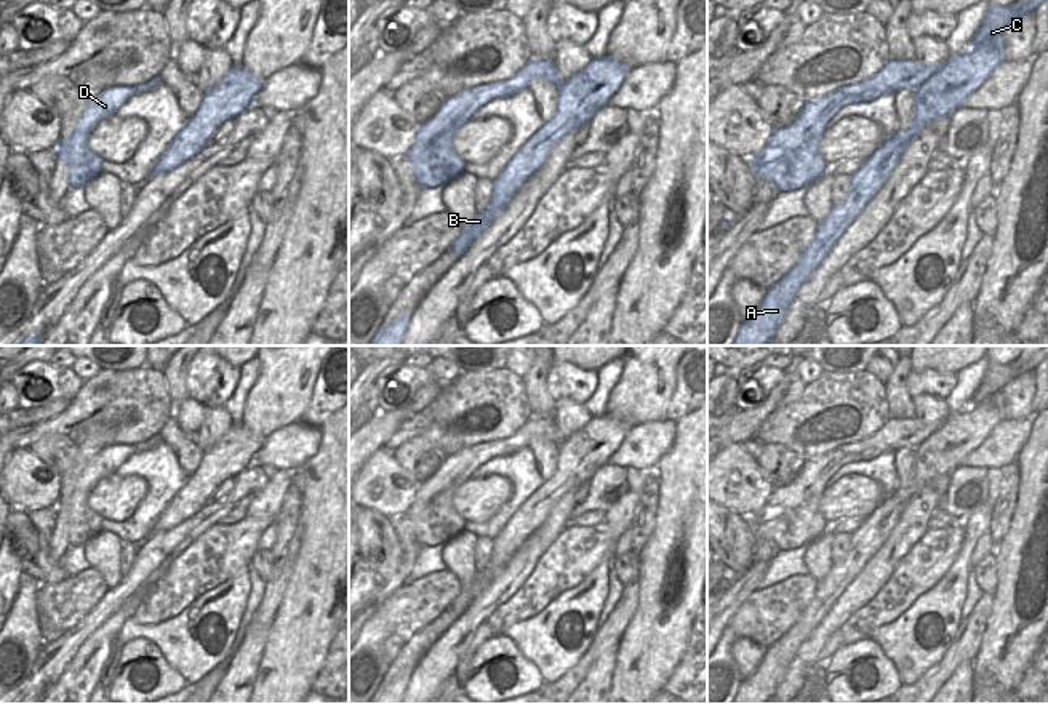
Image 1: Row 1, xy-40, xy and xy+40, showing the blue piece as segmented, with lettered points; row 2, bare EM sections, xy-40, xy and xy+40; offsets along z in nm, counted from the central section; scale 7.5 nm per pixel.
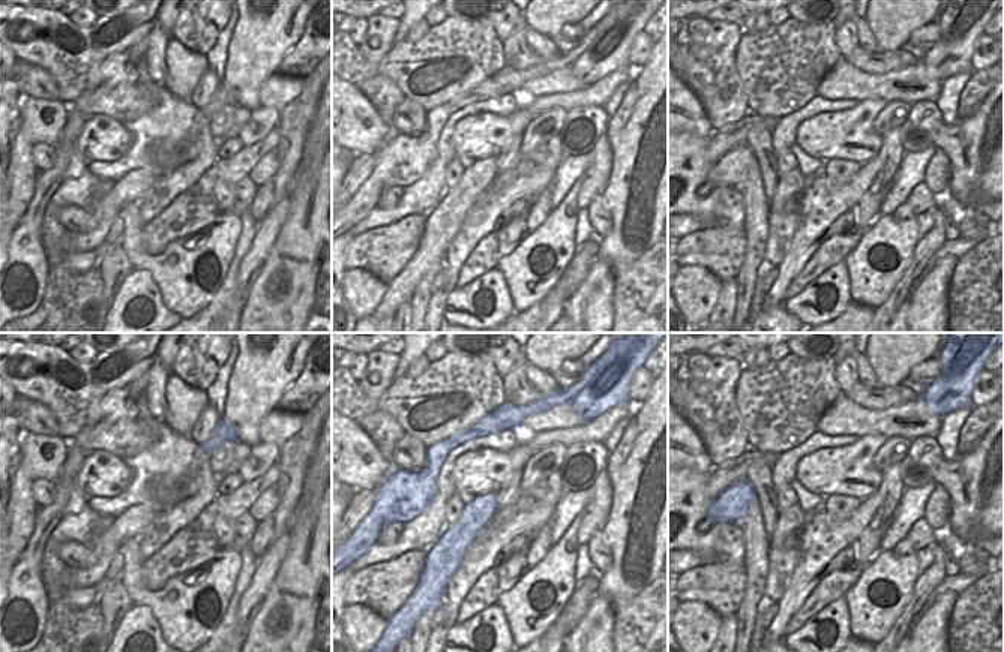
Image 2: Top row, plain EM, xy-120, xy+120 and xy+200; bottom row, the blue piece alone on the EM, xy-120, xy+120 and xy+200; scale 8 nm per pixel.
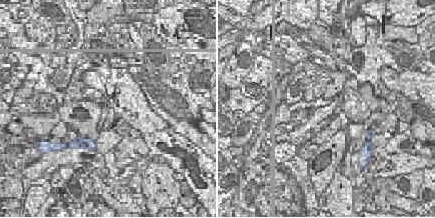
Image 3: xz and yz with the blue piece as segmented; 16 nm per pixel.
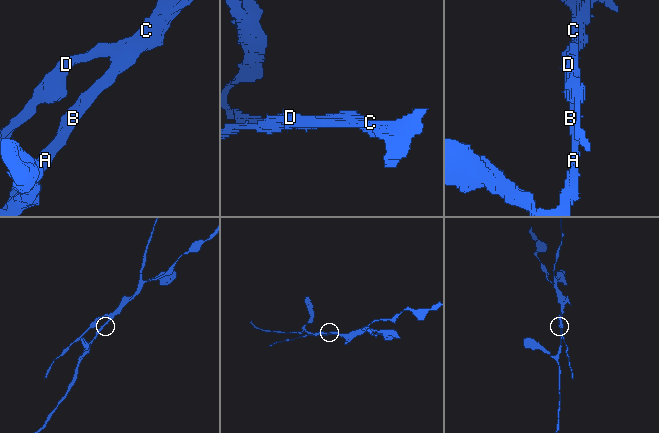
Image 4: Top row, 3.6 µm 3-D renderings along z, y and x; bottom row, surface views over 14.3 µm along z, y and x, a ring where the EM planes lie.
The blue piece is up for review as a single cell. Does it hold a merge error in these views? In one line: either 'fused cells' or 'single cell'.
fused cells

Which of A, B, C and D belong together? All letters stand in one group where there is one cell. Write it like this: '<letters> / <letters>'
A B C / D

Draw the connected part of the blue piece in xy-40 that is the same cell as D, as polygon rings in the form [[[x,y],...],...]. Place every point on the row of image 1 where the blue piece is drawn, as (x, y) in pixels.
[[[154,78],[138,86],[112,86],[90,101],[75,128],[67,138],[59,138],[56,147],[56,160],[62,160],[69,170],[69,186],[85,187],[94,176],[101,173],[104,160],[88,149],[88,138],[94,126],[115,115],[118,109],[136,93],[154,88],[160,78]]]

